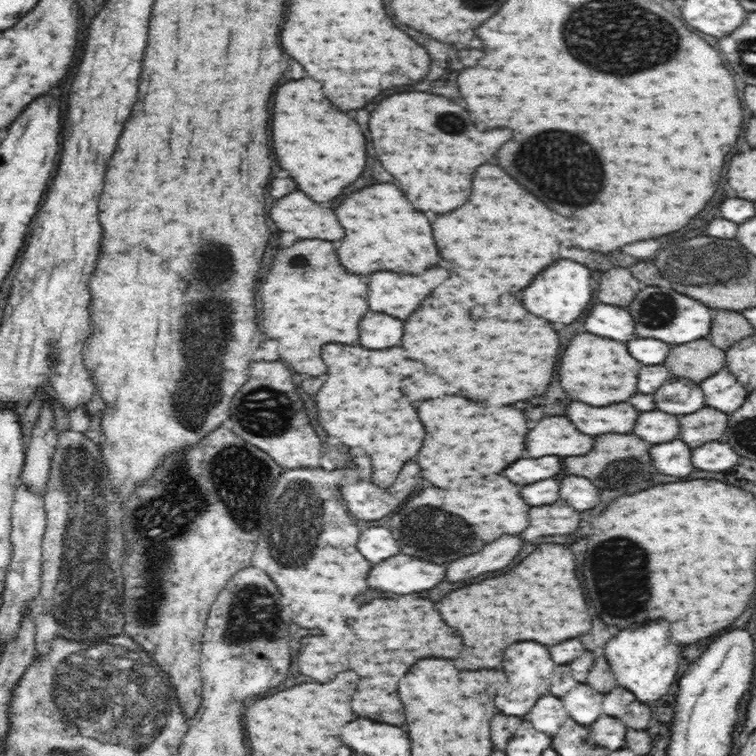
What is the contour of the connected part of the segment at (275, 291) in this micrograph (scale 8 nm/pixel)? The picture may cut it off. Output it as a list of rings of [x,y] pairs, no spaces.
[[[300,240],[290,248],[276,252],[272,268],[262,284],[262,328],[278,340],[278,350],[298,374],[326,374],[326,364],[320,358],[324,344],[354,344],[358,340],[358,322],[368,312],[366,284],[370,276],[352,276],[338,262],[332,242]]]

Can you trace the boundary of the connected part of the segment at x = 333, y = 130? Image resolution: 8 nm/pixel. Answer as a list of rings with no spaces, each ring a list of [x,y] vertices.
[[[312,78],[280,86],[272,108],[272,148],[278,164],[288,170],[294,182],[314,202],[334,200],[342,190],[360,178],[366,166],[366,140],[360,126],[330,104]]]

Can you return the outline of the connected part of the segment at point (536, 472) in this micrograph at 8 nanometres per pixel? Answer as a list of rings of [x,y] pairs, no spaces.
[[[542,456],[542,458],[520,458],[504,470],[504,476],[514,484],[532,484],[538,480],[554,478],[562,472],[562,458]]]

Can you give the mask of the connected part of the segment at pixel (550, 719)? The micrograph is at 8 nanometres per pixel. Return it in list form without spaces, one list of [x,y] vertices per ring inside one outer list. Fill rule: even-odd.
[[[542,696],[534,708],[530,710],[530,714],[526,716],[526,720],[532,722],[532,726],[552,738],[559,728],[569,720],[569,714],[562,704],[561,698],[557,696]]]

